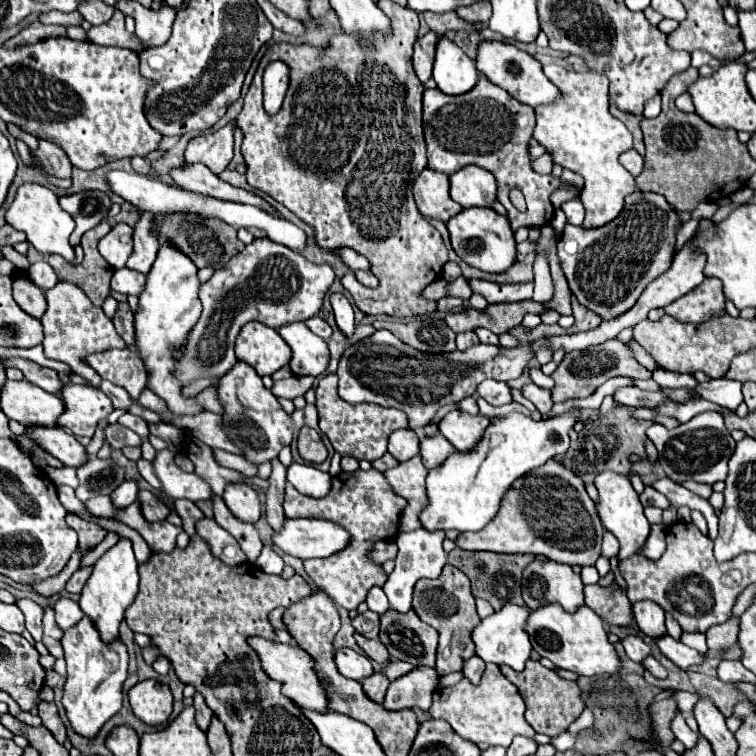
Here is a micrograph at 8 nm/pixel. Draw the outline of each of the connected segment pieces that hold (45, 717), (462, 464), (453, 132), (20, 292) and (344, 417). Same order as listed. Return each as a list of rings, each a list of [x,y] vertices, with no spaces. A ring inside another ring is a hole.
[[[40,701],[38,705],[38,715],[42,717],[42,725],[46,725],[50,729],[50,733],[60,741],[64,743],[66,741],[66,727],[58,715],[58,707],[56,703],[46,703],[46,701]]]
[[[574,407],[562,415],[540,419],[540,421],[534,421],[532,417],[526,417],[520,413],[492,419],[492,425],[486,429],[482,441],[478,443],[478,447],[474,447],[474,451],[468,451],[468,453],[456,451],[454,455],[450,455],[450,459],[446,459],[446,463],[442,467],[428,473],[426,491],[428,491],[430,503],[428,503],[426,511],[422,511],[422,515],[420,515],[422,525],[430,531],[432,529],[444,529],[444,531],[448,531],[448,529],[456,529],[456,531],[478,531],[478,529],[482,529],[496,515],[502,495],[520,475],[540,467],[548,459],[562,455],[568,449],[570,431],[574,429],[574,425],[578,421],[580,421],[580,409],[578,407]]]
[[[482,73],[478,77],[478,83],[474,85],[474,89],[470,89],[468,93],[462,93],[462,95],[446,95],[438,87],[424,91],[424,137],[426,137],[426,147],[428,147],[428,167],[438,173],[446,173],[446,175],[456,173],[466,165],[476,165],[476,167],[490,171],[498,181],[498,201],[506,207],[508,221],[514,231],[518,227],[548,225],[554,217],[554,205],[550,203],[550,195],[556,189],[572,189],[574,191],[574,185],[564,183],[560,177],[540,175],[532,169],[532,157],[530,157],[532,131],[534,131],[534,109],[530,105],[518,103],[506,91],[502,91],[494,83],[486,81],[486,77]],[[514,187],[520,189],[526,197],[528,209],[524,213],[520,213],[508,199],[508,193]]]
[[[16,269],[12,273],[12,287],[14,287],[14,301],[32,317],[42,317],[46,311],[46,299],[42,289],[38,289],[26,275],[18,275]]]
[[[328,373],[320,379],[316,387],[316,407],[318,407],[318,421],[320,431],[330,439],[334,451],[340,455],[348,455],[354,459],[378,459],[387,452],[388,435],[400,427],[408,427],[408,419],[398,409],[386,409],[380,405],[358,403],[350,405],[338,397],[336,391],[338,377]]]

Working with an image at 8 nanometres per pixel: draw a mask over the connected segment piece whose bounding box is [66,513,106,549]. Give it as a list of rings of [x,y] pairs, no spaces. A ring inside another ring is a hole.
[[[74,513],[66,515],[66,523],[78,533],[78,537],[80,537],[78,545],[82,549],[92,547],[92,543],[100,543],[104,539],[104,535],[106,535],[106,529],[102,529],[100,525],[92,523],[92,521],[86,521],[86,519],[82,519],[82,517],[74,515]]]

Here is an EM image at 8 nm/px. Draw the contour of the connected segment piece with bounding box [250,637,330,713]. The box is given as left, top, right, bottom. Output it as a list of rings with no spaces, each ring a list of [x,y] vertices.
[[[250,637],[250,645],[260,655],[262,669],[270,675],[270,679],[276,679],[282,685],[282,693],[286,697],[290,697],[294,703],[298,703],[298,707],[312,709],[312,711],[318,711],[318,713],[330,711],[330,707],[328,707],[330,699],[326,695],[326,689],[322,687],[322,683],[318,679],[312,655],[308,655],[300,647],[290,647],[290,645],[284,645],[284,643],[278,643],[278,641],[268,641],[268,639],[262,639],[262,637]]]

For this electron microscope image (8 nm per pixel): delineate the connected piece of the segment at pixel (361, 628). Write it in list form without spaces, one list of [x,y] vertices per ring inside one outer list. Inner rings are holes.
[[[366,611],[366,613],[358,613],[354,619],[352,619],[352,625],[358,633],[362,633],[364,637],[368,639],[374,639],[378,637],[378,613],[374,611]]]

